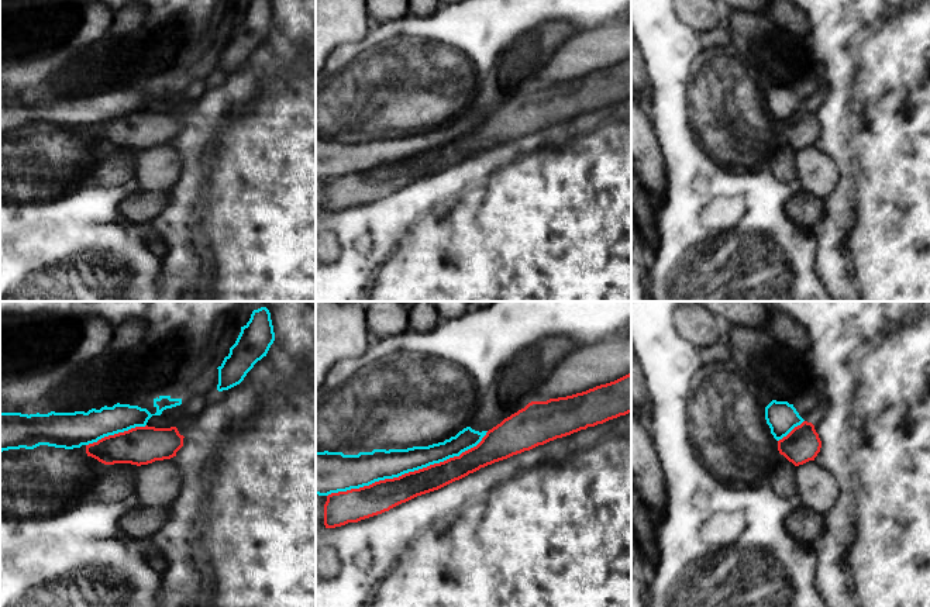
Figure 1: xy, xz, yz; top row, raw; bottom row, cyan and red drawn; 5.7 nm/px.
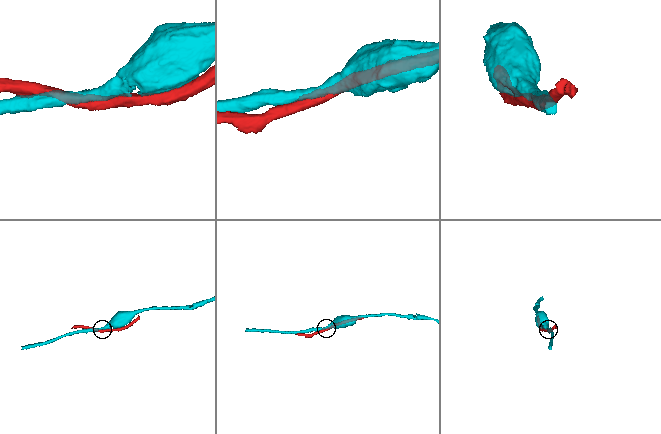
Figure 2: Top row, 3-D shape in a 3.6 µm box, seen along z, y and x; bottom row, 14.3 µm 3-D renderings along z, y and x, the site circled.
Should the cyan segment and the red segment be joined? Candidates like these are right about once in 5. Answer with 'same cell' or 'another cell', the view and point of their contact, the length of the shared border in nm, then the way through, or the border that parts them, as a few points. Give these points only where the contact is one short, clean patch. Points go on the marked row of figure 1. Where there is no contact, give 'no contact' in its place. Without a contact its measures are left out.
another cell; contact xz (407, 472); length 1000 nm

